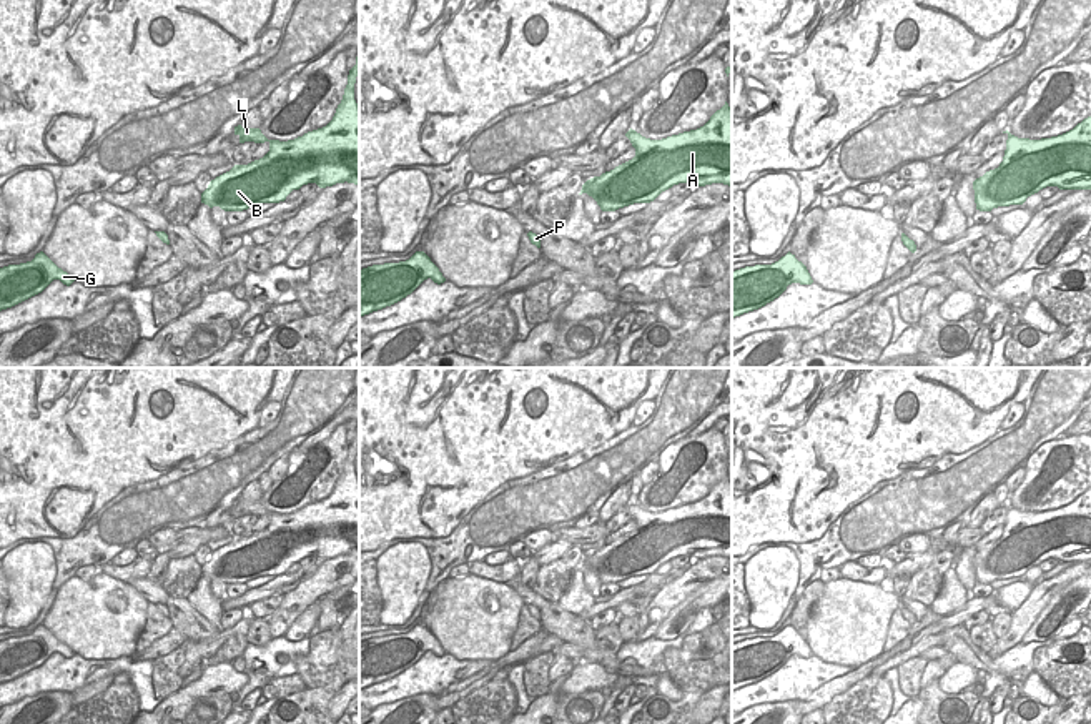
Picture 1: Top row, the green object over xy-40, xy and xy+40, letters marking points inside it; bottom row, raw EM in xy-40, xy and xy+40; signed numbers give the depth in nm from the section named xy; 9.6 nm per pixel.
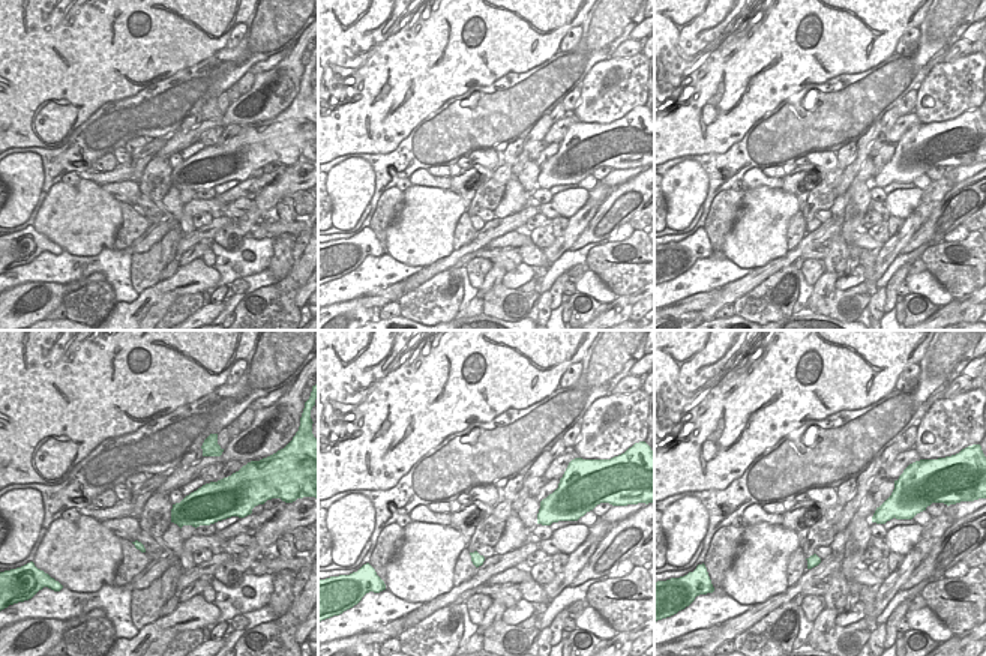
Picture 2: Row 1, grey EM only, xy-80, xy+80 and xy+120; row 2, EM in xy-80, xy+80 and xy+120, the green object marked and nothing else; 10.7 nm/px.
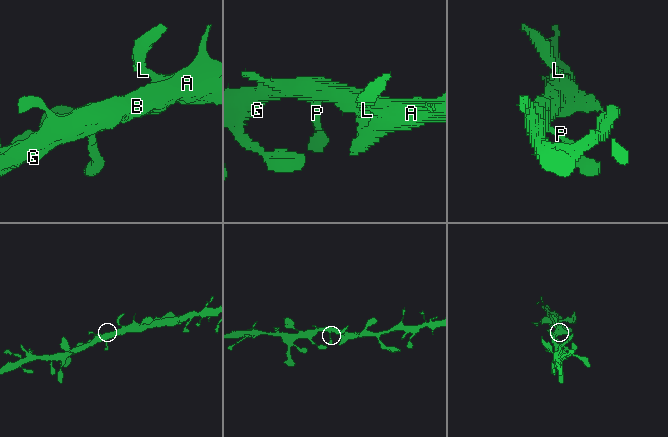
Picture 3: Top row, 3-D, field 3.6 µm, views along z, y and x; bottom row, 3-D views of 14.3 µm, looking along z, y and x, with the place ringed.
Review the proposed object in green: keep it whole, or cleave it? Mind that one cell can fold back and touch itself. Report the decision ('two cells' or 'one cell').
one cell

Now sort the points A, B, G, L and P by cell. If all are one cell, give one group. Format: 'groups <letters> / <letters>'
groups A B G L P

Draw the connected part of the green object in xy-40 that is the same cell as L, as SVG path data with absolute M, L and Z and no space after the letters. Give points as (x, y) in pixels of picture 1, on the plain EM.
M359 429L349 443L348 458L333 493L294 513L268 513L259 501L234 499L239 516L269 516L269 524L248 538L234 538L210 554L201 576L225 584L243 584L261 576L279 576L293 563L316 556L319 561L336 556L359 558L359 478L354 456Z

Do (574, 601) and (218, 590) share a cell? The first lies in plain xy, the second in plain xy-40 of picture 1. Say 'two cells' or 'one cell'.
two cells

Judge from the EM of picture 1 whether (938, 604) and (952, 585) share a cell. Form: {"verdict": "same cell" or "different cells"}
{"verdict": "same cell"}

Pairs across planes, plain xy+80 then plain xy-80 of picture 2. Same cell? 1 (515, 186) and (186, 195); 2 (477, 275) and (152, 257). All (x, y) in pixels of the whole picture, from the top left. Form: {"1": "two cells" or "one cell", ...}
{"1": "two cells", "2": "one cell"}

